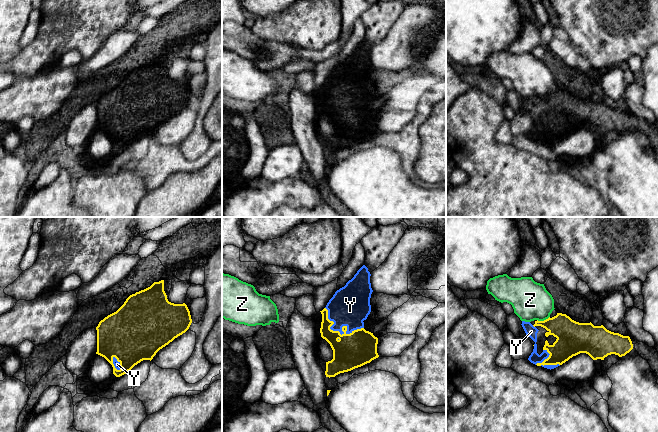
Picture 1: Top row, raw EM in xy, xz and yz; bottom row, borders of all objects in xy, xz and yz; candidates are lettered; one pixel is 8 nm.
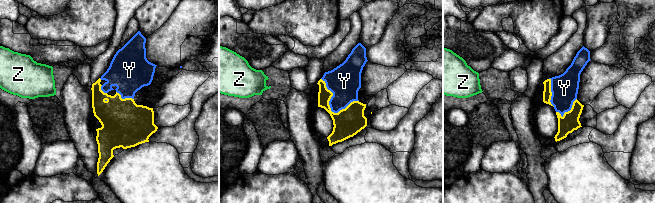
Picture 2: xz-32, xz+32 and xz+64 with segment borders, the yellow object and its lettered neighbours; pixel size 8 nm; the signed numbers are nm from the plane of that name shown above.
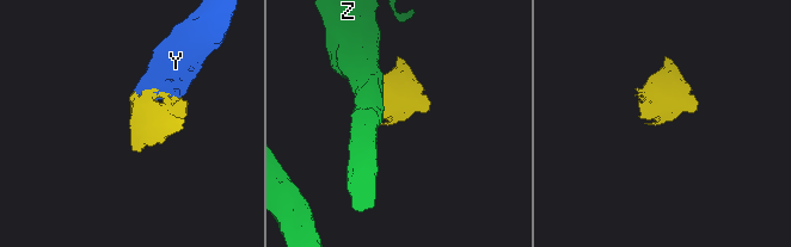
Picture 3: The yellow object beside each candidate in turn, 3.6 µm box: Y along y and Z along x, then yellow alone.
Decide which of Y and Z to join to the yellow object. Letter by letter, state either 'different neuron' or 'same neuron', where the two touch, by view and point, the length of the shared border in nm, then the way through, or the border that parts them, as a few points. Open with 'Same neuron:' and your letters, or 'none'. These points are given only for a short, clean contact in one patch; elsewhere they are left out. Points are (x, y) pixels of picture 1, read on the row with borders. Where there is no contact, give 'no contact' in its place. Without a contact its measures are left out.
Same neuron: Y
Y: same neuron; meets yellow in xz at (336, 331); contact 360 nm long
Z: different neuron; meets yellow in yz at (544, 320); contact 110 nm long; border along yz (549, 316), (543, 320), (537, 320)

